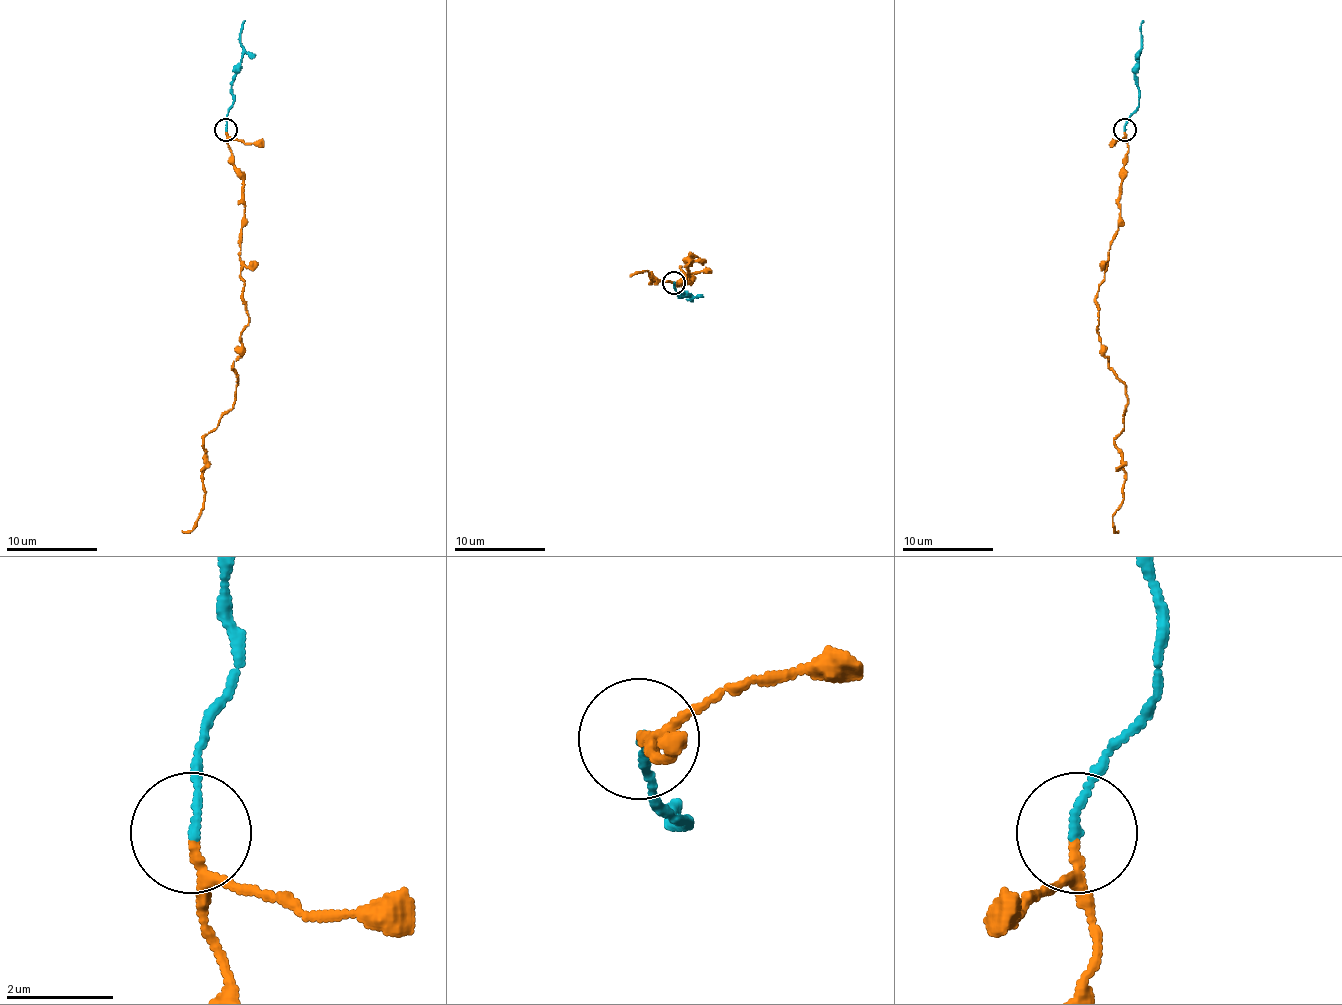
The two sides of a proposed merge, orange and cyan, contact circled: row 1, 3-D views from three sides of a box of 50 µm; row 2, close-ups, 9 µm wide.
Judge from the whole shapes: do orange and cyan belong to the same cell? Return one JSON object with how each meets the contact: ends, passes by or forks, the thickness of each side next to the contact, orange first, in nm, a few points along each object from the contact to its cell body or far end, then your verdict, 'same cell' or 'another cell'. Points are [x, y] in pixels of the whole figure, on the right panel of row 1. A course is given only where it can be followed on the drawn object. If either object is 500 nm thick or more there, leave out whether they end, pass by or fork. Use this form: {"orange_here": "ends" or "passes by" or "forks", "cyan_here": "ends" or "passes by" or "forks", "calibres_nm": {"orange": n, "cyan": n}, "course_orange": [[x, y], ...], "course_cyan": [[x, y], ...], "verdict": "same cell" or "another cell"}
{"orange_here": "passes by", "cyan_here": "ends", "calibres_nm": {"orange": 130, "cyan": 130}, "course_orange": [[1124, 131], [1120, 225], [1097, 294], [1101, 351], [1127, 404], [1115, 438], [1124, 472], [1117, 530]], "course_cyan": [[1124, 129], [1127, 117], [1138, 106], [1136, 58], [1143, 21]], "verdict": "same cell"}

